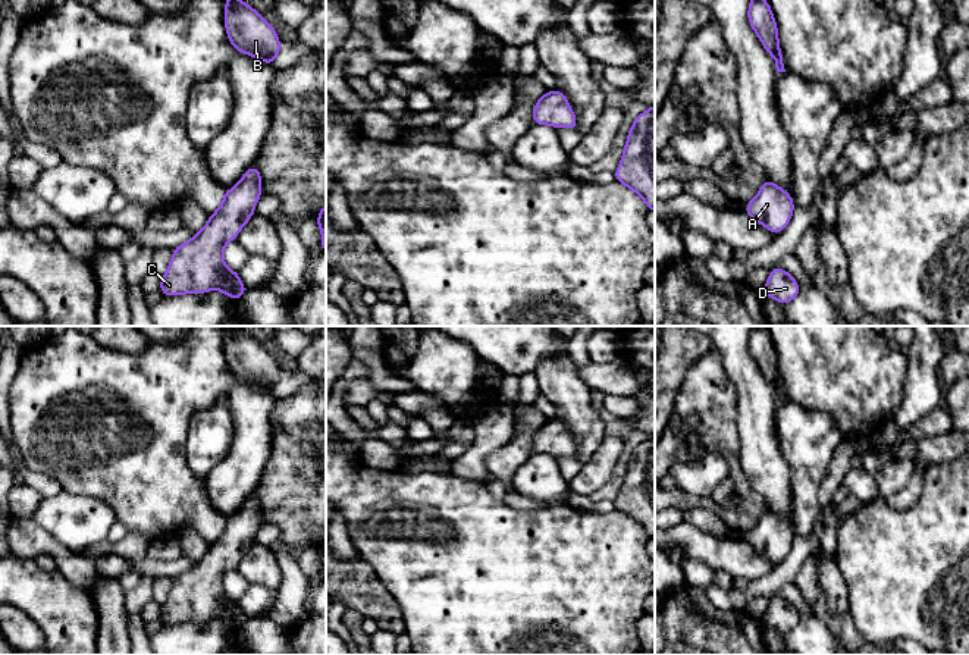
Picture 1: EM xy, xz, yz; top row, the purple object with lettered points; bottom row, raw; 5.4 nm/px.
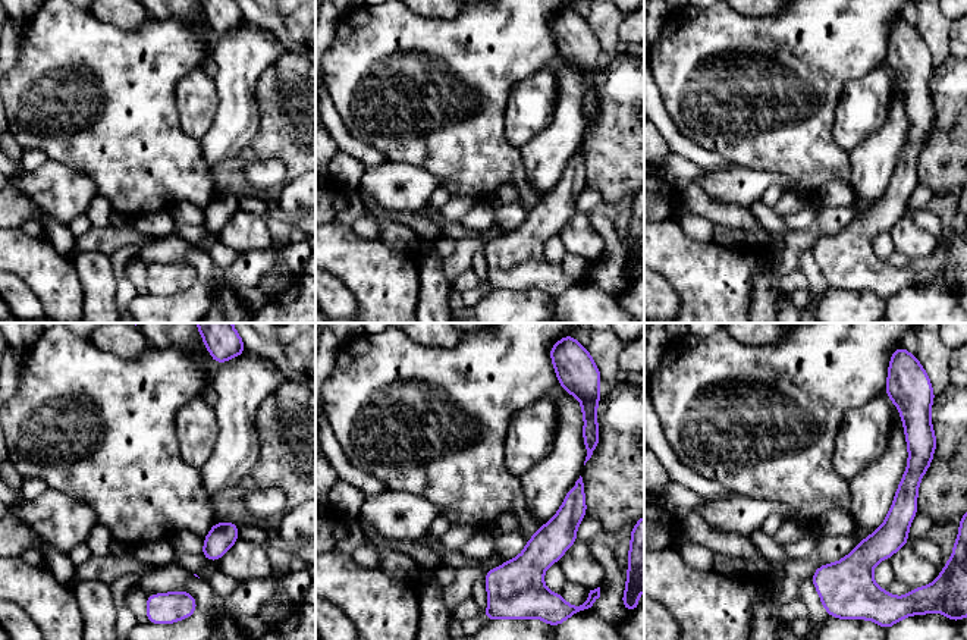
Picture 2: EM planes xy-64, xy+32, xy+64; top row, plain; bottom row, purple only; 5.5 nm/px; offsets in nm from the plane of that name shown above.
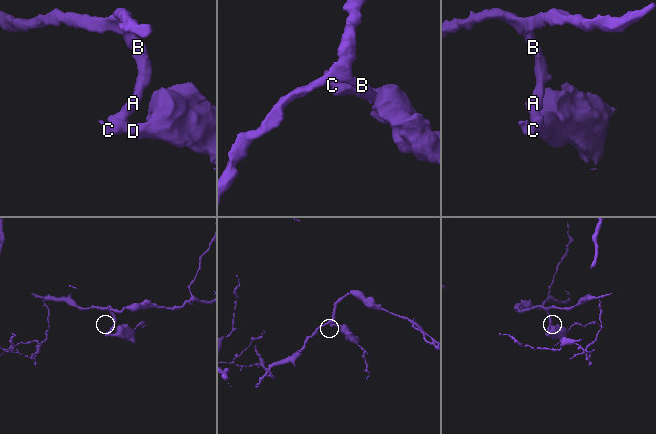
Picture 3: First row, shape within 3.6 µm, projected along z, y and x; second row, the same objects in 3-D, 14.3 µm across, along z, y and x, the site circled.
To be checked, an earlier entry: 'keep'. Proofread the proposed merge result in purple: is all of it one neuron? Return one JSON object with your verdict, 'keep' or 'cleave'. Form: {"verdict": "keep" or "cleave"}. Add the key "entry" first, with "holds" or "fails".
{"entry": "holds", "verdict": "keep"}

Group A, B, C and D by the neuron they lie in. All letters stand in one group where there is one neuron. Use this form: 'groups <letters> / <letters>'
groups A B C D

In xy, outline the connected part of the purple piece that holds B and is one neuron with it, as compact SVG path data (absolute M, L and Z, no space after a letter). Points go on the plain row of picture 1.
M229 326L225 330L225 357L235 379L275 394L280 369L255 338L236 326Z

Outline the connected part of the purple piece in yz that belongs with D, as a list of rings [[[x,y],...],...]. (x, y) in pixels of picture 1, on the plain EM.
[[[774,595],[762,621],[784,634],[799,624],[800,615],[790,602]]]

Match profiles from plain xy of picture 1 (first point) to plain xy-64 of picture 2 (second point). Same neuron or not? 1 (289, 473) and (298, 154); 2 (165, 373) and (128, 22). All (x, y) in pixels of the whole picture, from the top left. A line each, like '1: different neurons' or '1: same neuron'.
1: same neuron
2: different neurons

